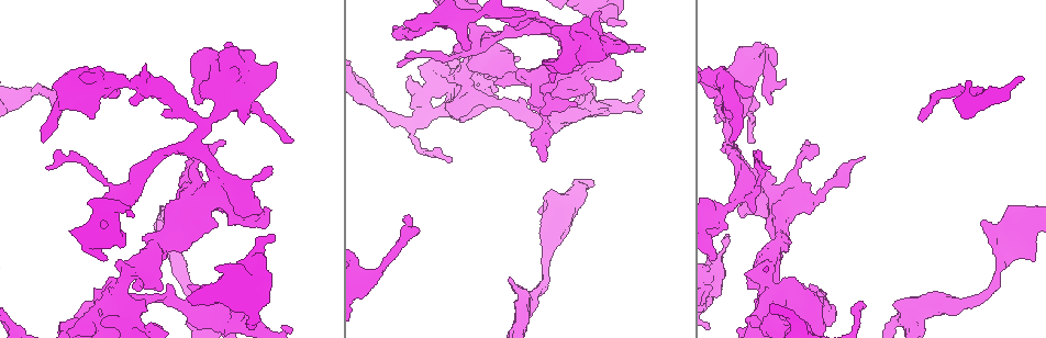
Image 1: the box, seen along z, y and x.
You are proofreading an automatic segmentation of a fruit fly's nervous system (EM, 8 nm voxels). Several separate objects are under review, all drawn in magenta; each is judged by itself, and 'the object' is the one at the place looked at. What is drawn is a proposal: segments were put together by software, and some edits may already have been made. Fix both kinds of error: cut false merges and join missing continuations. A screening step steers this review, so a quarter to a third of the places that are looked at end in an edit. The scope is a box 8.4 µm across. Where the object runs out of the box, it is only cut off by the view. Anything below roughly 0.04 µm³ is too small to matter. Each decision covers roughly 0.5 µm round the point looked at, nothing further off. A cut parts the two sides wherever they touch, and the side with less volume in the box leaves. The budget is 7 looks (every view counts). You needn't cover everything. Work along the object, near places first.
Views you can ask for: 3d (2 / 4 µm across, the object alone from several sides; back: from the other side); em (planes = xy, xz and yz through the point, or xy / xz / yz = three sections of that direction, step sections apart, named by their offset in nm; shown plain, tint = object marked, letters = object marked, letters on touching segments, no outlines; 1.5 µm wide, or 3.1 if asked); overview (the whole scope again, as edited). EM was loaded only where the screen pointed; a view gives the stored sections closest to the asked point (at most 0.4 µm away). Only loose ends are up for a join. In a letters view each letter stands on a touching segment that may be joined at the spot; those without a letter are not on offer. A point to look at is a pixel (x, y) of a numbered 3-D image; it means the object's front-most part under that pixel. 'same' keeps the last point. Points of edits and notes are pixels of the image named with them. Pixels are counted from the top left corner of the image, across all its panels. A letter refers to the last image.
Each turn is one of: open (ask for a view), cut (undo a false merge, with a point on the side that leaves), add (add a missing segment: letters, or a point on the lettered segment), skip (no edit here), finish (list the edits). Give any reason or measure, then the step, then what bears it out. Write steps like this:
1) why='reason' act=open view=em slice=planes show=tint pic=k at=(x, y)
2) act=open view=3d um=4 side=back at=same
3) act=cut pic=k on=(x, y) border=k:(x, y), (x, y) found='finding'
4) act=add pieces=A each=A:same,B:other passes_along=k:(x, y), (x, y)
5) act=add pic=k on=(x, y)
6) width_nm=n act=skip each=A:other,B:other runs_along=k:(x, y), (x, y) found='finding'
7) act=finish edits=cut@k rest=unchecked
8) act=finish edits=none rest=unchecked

why='end of a long branch' act=open view=3d um=2 side=back pic=1 at=(918, 119)

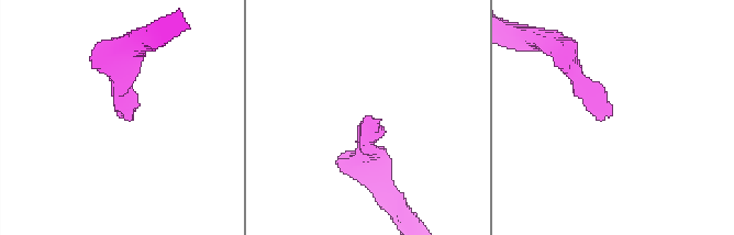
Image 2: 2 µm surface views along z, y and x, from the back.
why='now the EM' act=open view=em slice=yz step=4 show=letters pic=2 at=(117, 115)

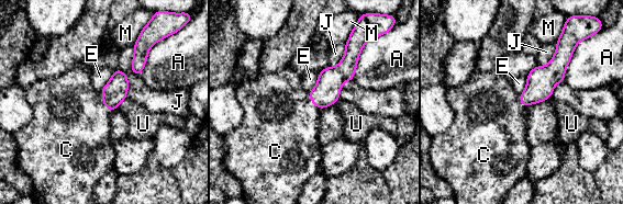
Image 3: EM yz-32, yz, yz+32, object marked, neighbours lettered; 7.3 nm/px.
act=open view=em slice=planes show=letters at=same

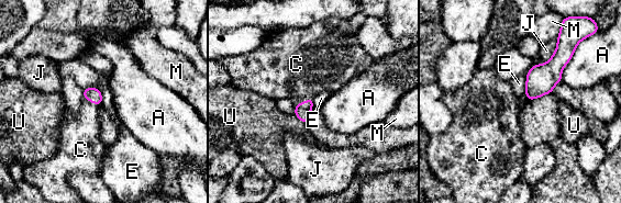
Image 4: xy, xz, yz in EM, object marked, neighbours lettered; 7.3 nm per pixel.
width_nm=110 act=add pieces=C each=A:other,C:same,E:other,J:other,M:other,U:other passes_along=4:(93, 94), (91, 102), (79, 134) found='it goes on there'

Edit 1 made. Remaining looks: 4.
act=open view=overview

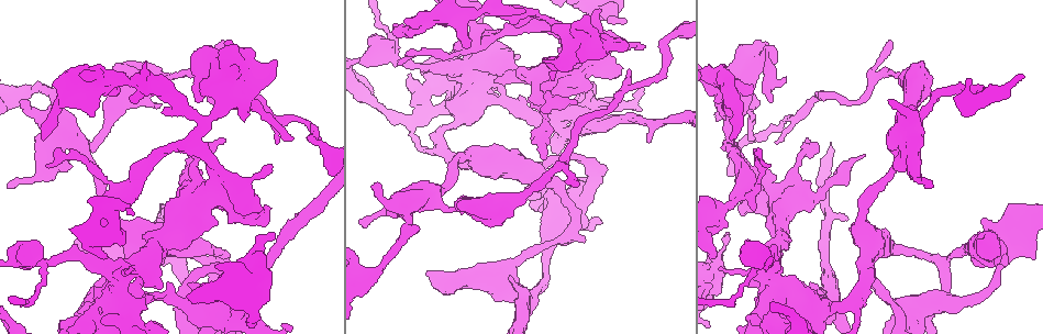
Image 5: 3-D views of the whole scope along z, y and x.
act=open view=3d um=4 pic=5 at=(742, 215)

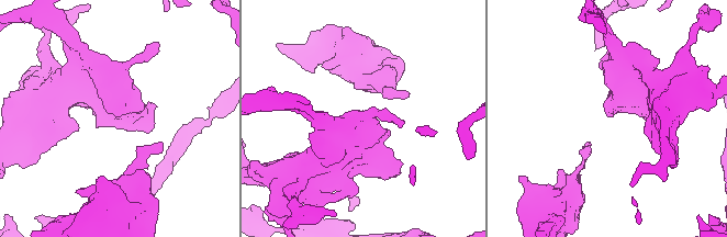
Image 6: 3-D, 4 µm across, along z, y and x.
act=open view=em slice=planes show=letters pic=6 at=(114, 115)

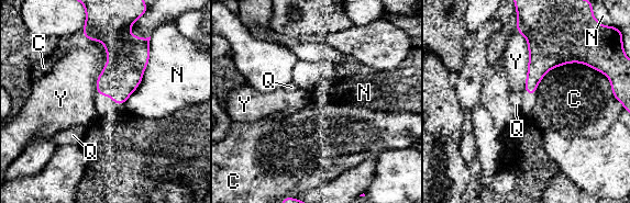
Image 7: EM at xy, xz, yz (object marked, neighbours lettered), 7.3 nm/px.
longest_contact=N:550nm act=skip each=C:other,N:other,Q:other,Y:other border=7:(597, 70), (564, 63), (535, 90) found='none of them fits'

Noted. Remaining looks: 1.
act=finish edits=add@4 rest=unchecked

